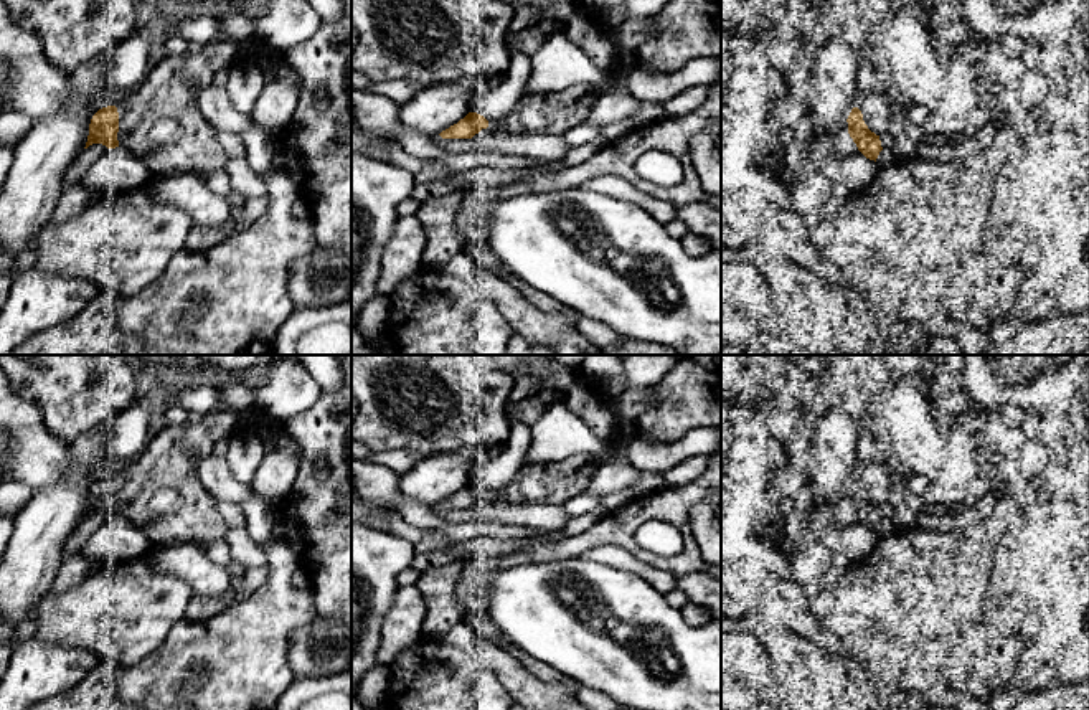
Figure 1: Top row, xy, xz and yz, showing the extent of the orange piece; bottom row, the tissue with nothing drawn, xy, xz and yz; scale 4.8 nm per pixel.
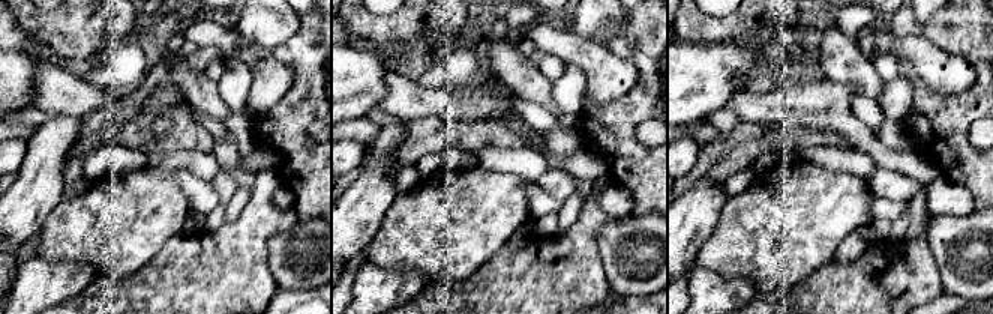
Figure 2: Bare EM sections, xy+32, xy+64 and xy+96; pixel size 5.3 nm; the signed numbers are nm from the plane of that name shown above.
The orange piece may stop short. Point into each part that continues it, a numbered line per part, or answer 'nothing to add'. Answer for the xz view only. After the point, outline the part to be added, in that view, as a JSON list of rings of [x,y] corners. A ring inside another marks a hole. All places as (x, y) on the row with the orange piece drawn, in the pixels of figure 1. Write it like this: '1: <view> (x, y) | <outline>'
1: xz (551, 113) | [[[587,84],[561,92],[525,94],[505,117],[488,122],[488,130],[495,135],[563,135],[586,122],[601,94],[602,89]]]

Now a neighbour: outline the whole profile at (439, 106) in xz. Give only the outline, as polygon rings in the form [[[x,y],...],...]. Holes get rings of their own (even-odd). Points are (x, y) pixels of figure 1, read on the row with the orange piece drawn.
[[[472,83],[432,84],[398,107],[399,121],[422,135],[442,132],[470,112],[475,91]]]

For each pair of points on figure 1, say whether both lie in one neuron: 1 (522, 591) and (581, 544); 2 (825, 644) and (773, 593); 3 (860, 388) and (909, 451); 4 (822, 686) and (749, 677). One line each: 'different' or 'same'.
1: different
2: same
3: different
4: different

